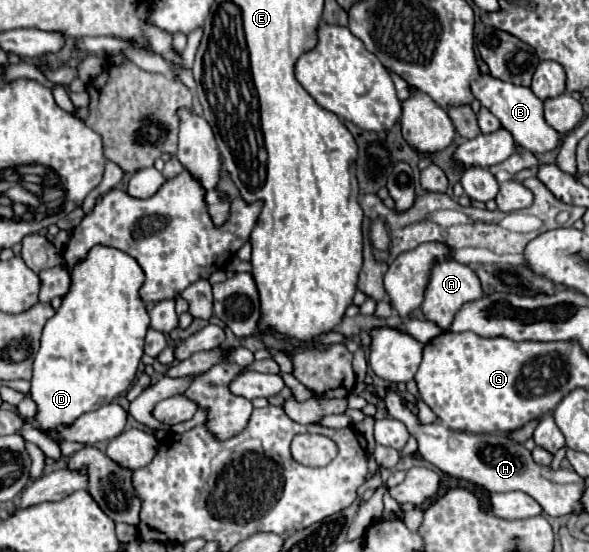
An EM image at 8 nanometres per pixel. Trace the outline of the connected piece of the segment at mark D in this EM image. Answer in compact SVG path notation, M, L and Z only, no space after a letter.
M94 246L88 252L86 260L74 266L70 276L70 292L62 298L60 310L56 310L56 314L44 326L40 350L34 358L34 376L30 380L30 398L36 404L34 420L42 432L74 424L78 416L98 410L100 406L110 404L114 398L124 394L136 378L136 370L144 354L144 336L150 324L146 306L138 296L138 288L144 282L144 274L132 256L116 248Z

